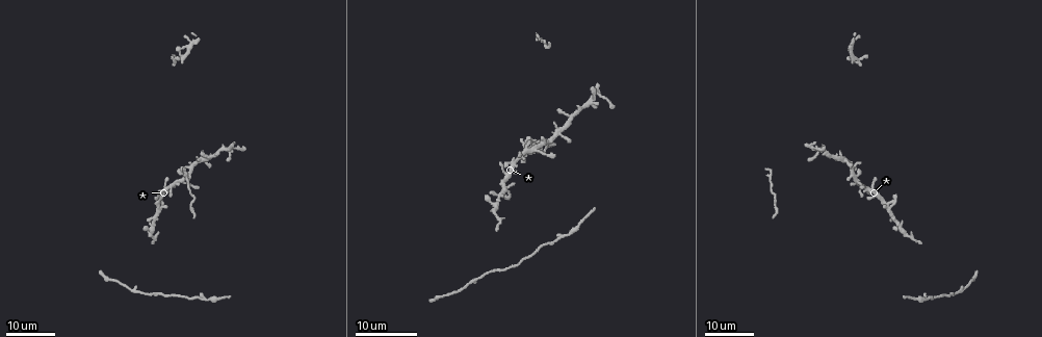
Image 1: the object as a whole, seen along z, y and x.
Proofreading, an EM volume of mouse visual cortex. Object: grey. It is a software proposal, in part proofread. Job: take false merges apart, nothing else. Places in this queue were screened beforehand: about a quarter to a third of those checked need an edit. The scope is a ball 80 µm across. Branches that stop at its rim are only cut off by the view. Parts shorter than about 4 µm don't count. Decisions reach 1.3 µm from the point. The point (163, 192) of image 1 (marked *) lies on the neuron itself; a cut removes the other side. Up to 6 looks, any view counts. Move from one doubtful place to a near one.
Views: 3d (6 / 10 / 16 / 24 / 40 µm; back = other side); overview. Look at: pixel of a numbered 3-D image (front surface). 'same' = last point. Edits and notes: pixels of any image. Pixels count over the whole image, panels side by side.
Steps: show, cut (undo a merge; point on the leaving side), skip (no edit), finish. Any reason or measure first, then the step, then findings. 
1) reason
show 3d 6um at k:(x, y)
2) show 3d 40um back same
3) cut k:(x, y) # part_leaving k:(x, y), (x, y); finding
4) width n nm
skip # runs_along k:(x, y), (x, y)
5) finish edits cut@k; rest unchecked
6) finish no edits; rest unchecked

side arm on a straight run
show 3d 16um at 1:(542, 143)

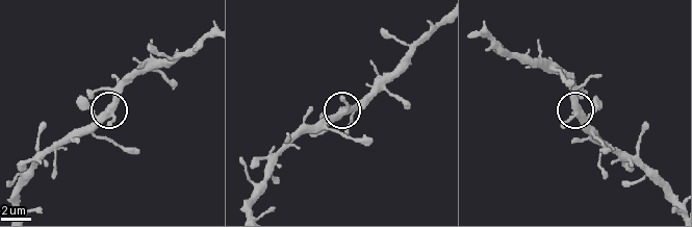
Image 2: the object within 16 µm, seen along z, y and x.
show 3d 10um at 2:(579, 109)

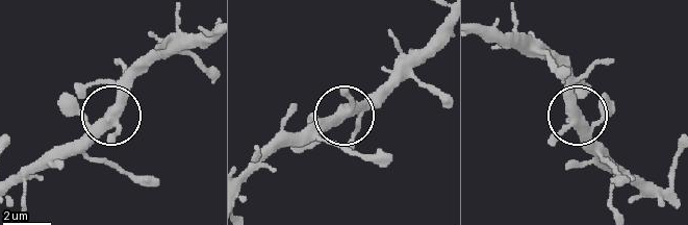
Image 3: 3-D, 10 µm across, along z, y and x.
arms 3
skip # continuous, no second neuron

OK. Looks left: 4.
thin arm on a thick one
show 3d 24um at 1:(153, 239)

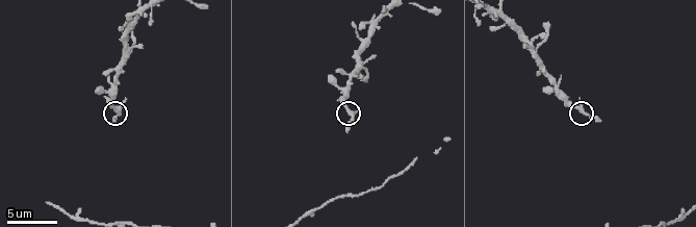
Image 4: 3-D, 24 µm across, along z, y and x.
show 3d 6um at 4:(580, 110)

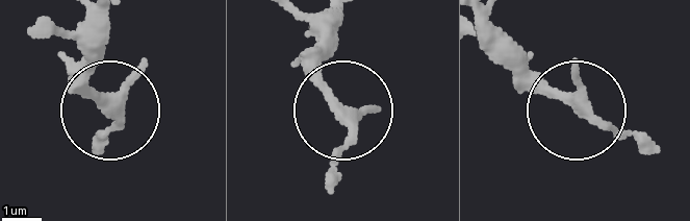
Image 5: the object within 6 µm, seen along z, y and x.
show 3d 6um back at 5:(103, 104)

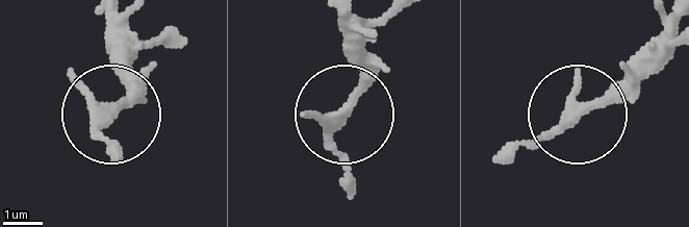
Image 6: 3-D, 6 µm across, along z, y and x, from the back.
arms 3
skip # runs_along 6:(674, 20), (605, 90), (508, 156); all the same neuron

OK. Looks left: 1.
finish no edits; rest unchecked

